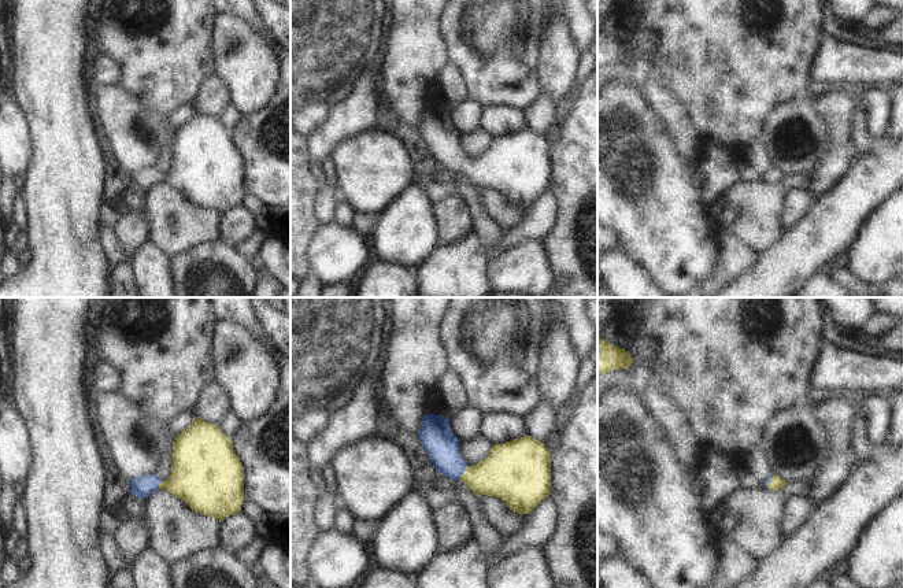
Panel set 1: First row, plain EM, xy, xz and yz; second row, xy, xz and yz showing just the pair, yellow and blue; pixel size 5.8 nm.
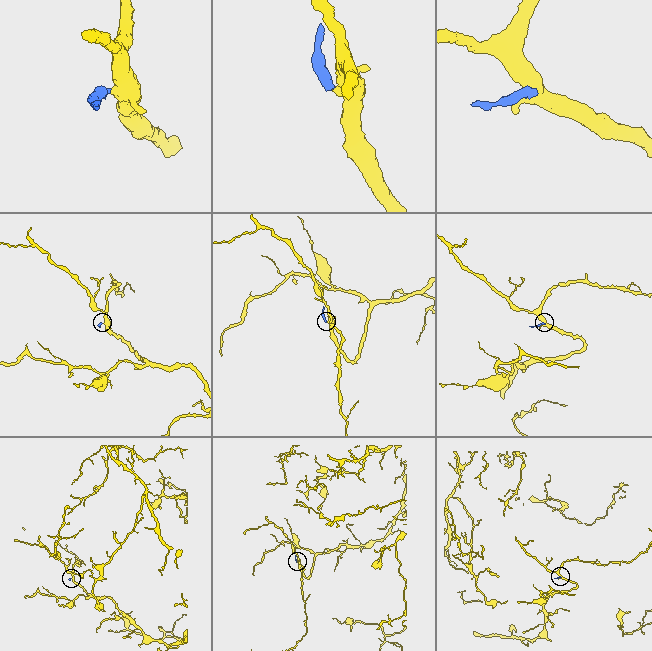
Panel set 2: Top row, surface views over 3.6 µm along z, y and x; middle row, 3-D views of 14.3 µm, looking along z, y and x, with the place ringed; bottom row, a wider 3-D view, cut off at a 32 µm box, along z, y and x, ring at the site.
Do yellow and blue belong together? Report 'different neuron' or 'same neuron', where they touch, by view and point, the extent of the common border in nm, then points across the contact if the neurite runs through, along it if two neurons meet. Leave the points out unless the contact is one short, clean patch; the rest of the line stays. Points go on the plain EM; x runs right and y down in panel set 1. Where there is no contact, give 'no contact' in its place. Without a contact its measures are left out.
same neuron | xz (463, 166) | 90 nm | across xz (506, 166), (463, 166), (444, 147), (439, 135)

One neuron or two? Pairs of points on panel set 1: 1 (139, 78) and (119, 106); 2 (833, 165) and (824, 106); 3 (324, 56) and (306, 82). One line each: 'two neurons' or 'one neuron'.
1: two neurons
2: one neuron
3: one neuron

